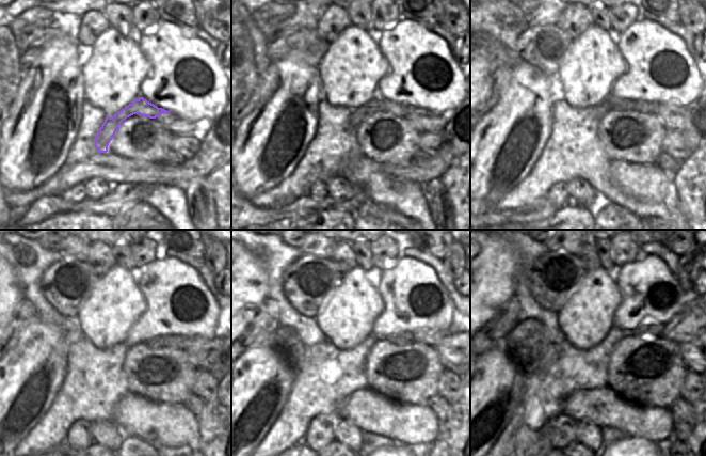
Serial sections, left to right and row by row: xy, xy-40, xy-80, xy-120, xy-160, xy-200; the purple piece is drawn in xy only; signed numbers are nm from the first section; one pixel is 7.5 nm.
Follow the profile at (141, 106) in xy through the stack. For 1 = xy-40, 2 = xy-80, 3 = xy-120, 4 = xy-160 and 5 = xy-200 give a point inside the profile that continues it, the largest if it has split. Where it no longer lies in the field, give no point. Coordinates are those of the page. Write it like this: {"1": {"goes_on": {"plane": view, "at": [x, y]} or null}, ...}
{"1": {"goes_on": {"plane": "xy-40", "at": [378, 104]}}, "2": {"goes_on": {"plane": "xy-80", "at": [632, 105]}}, "3": {"goes_on": {"plane": "xy-120", "at": [166, 341]}}, "4": {"goes_on": {"plane": "xy-160", "at": [431, 336]}}, "5": {"goes_on": {"plane": "xy-200", "at": [685, 326]}}}

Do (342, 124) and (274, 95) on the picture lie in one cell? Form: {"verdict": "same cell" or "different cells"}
{"verdict": "different cells"}

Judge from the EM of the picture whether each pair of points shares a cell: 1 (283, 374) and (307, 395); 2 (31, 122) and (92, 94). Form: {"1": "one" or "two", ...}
{"1": "two", "2": "two"}

